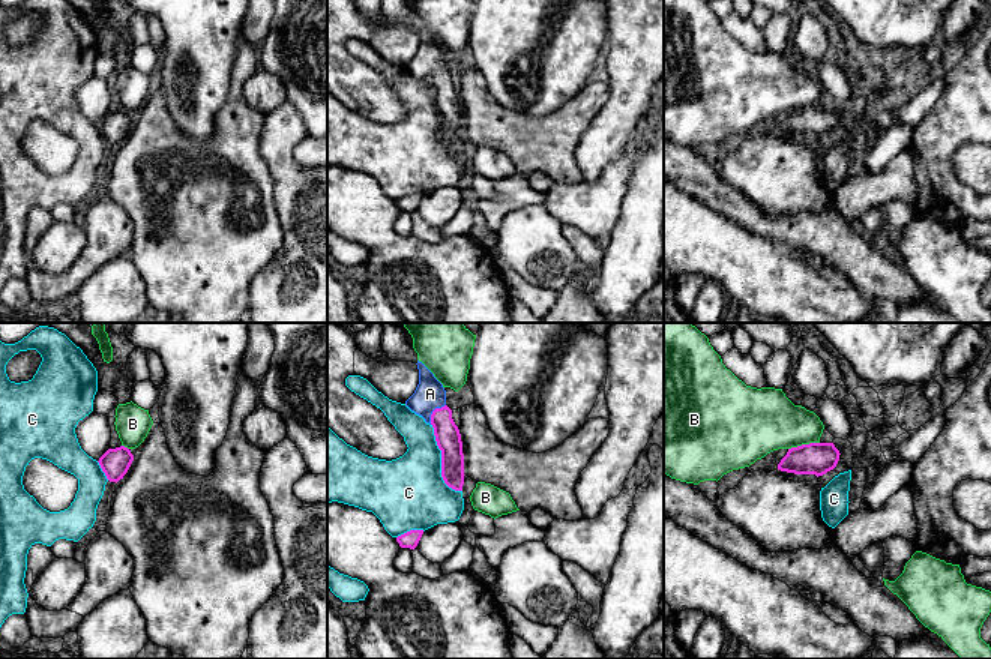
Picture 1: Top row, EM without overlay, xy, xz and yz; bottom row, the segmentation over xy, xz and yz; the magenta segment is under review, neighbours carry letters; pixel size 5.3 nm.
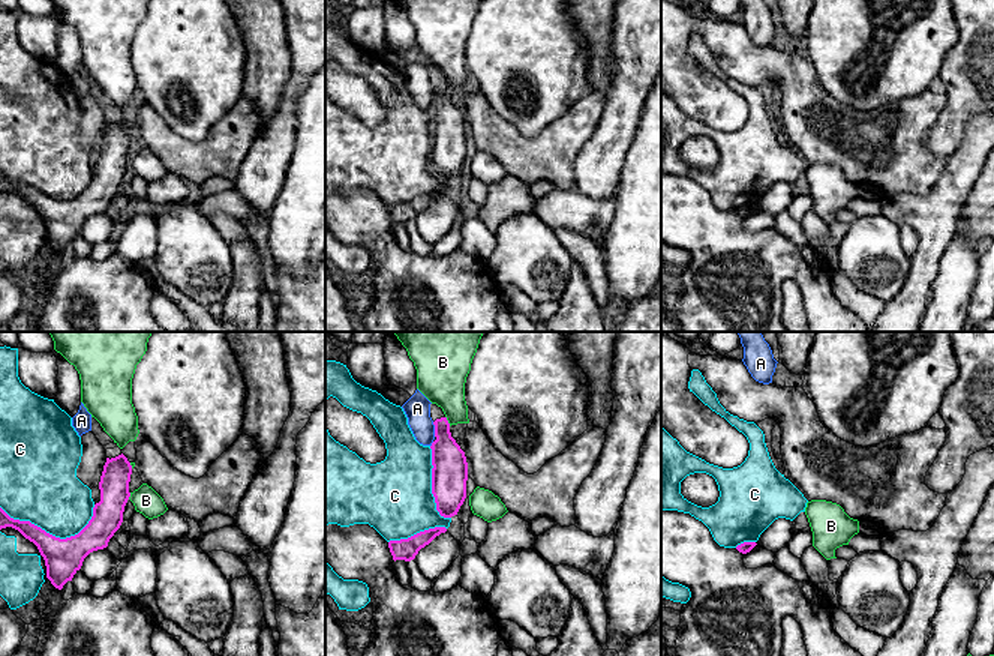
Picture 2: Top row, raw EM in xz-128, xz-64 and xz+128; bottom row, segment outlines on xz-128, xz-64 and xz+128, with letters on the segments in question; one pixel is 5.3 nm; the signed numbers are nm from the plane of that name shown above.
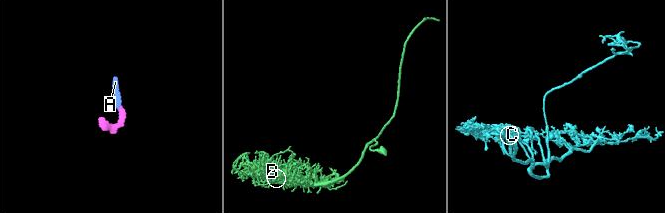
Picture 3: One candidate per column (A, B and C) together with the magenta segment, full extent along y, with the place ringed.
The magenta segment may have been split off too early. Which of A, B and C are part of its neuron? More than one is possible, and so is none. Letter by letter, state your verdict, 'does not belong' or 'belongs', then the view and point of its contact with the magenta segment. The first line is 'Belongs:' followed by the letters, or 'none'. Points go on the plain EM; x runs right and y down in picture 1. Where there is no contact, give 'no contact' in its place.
Belongs: A
A: belongs | xz (433, 75)
B: does not belong | yz (804, 108)
C: does not belong | xz (442, 125)

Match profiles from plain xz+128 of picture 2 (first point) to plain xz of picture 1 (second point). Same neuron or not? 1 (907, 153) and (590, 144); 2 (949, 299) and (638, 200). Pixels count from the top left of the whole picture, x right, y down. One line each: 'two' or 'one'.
1: two
2: one

